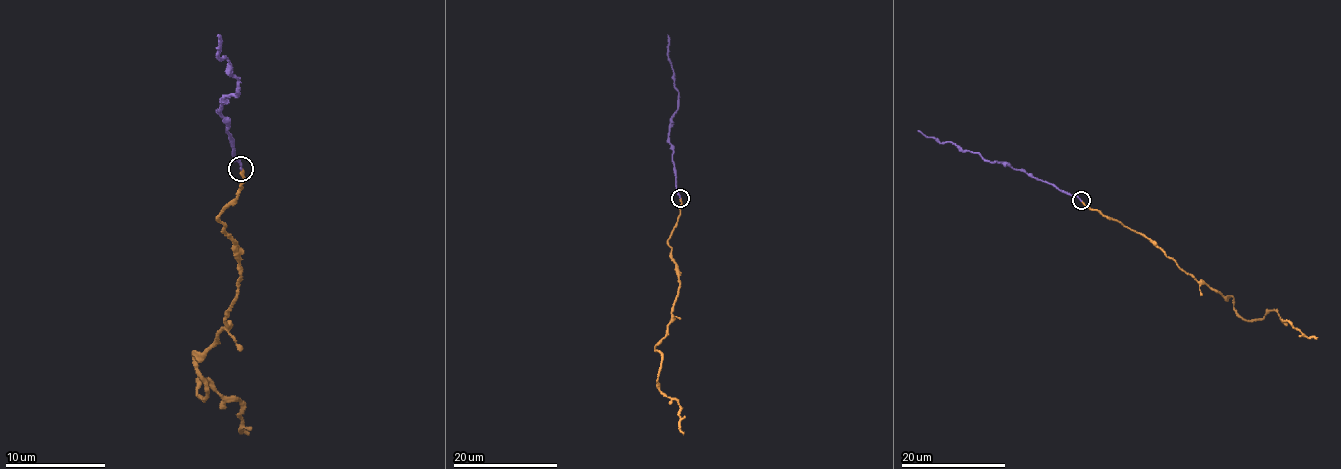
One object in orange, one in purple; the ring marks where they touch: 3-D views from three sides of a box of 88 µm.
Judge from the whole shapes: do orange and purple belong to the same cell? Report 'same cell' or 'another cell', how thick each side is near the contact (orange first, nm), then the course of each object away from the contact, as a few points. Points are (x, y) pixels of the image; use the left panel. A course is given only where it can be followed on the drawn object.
same cell; calibres 220 and 150 nm; course orange (242, 168), (219, 218), (239, 291), (194, 351), (196, 391), (206, 379), (237, 399), (247, 431); course purple (242, 168), (222, 115), (222, 100), (237, 95), (239, 78), (224, 58), (219, 58), (216, 35)

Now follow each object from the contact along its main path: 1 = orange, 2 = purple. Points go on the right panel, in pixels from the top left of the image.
1: (1080, 200), (1142, 233), (1199, 282), (1231, 295), (1233, 308), (1246, 320), (1274, 310), (1308, 337), (1317, 337)
2: (1080, 200), (1025, 172), (987, 162), (977, 153), (961, 150), (951, 142), (937, 142), (918, 130)

